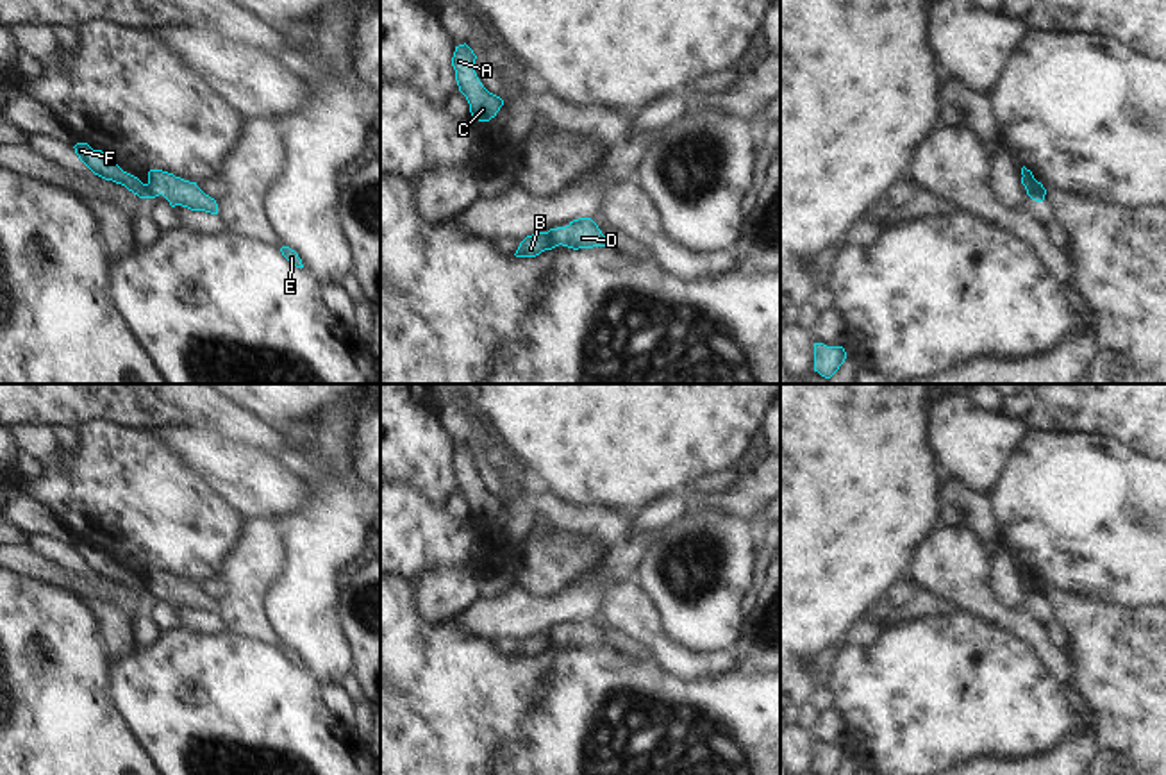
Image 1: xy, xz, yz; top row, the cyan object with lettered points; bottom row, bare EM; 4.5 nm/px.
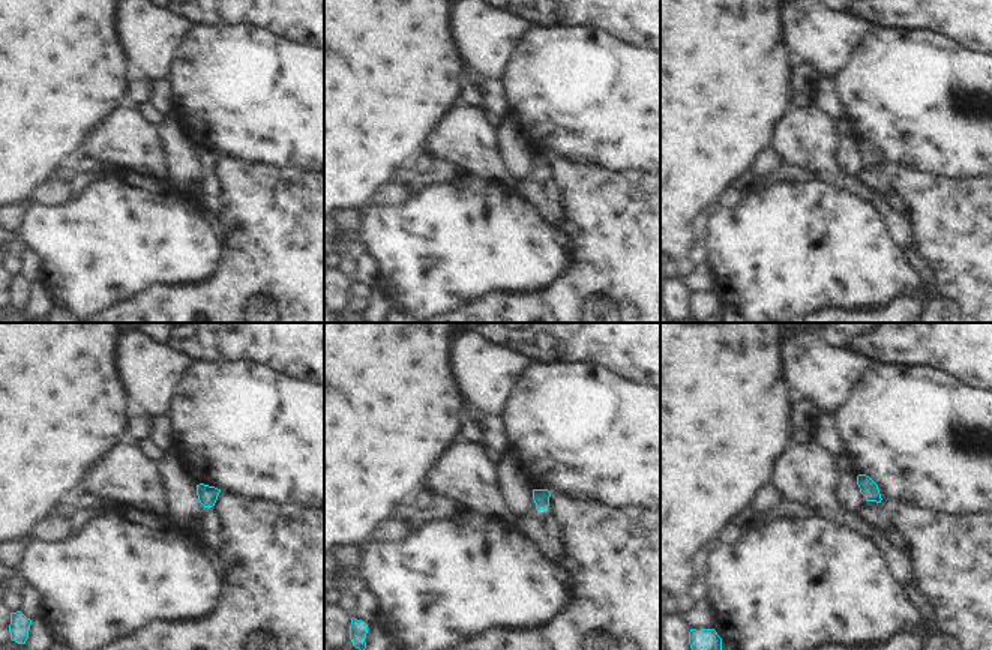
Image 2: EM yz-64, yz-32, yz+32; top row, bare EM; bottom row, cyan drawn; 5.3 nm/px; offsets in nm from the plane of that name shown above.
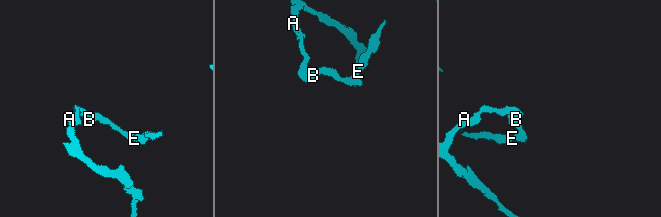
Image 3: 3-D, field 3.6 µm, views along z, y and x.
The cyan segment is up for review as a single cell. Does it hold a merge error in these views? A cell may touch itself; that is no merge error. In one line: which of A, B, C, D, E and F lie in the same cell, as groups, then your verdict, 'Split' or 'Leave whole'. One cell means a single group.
Groups: A B C F / D E. Split

